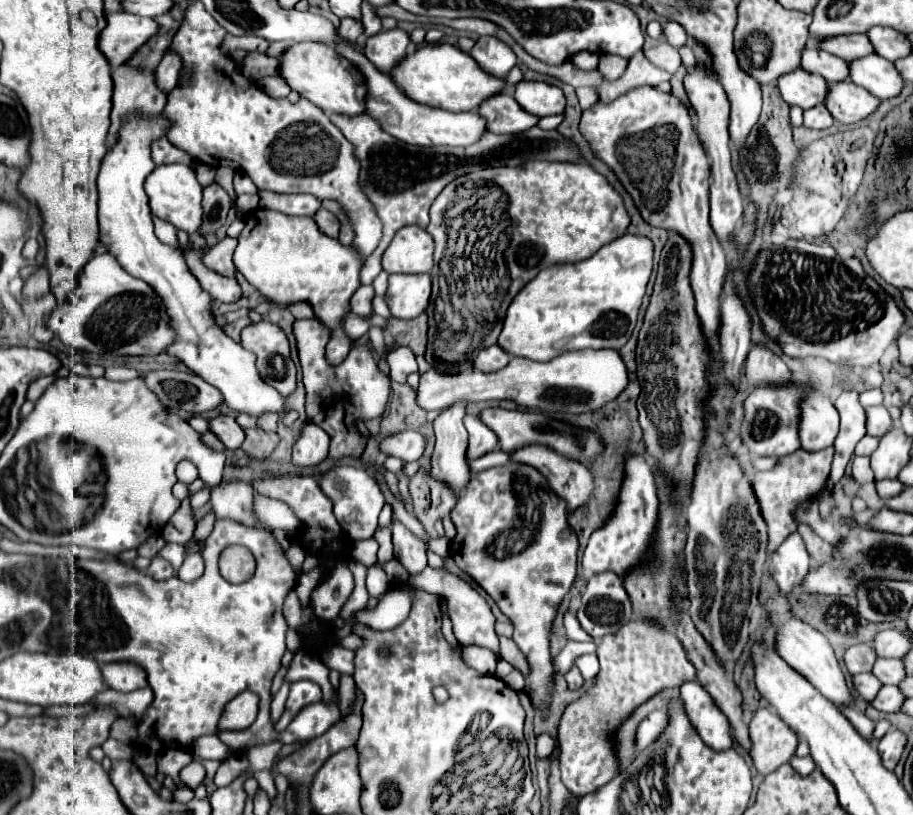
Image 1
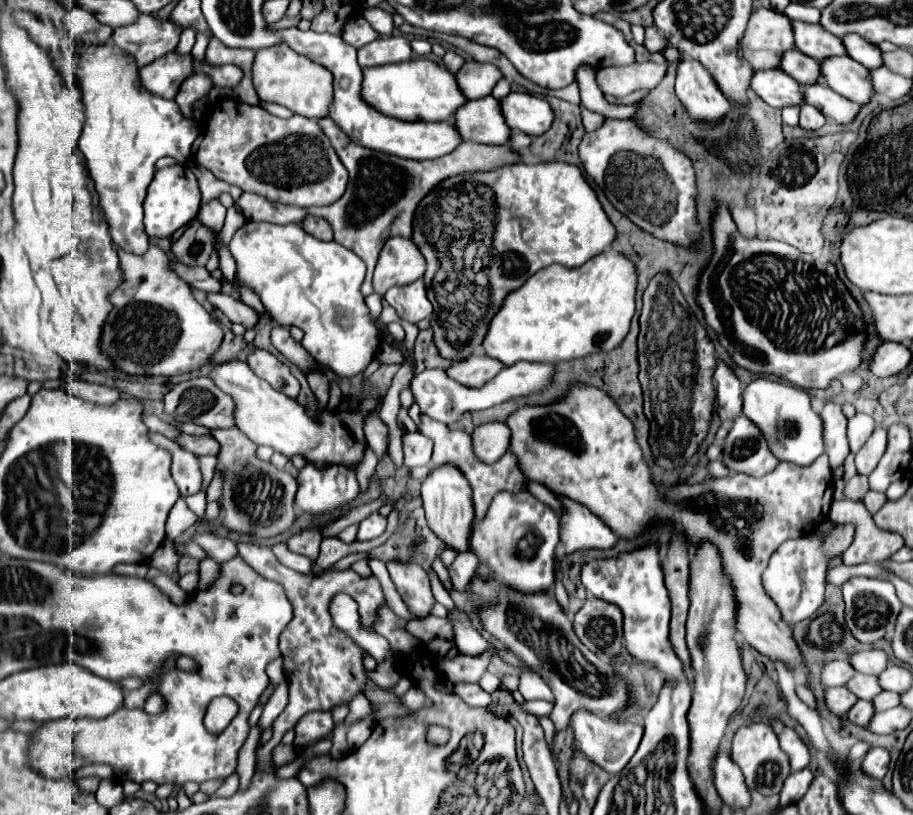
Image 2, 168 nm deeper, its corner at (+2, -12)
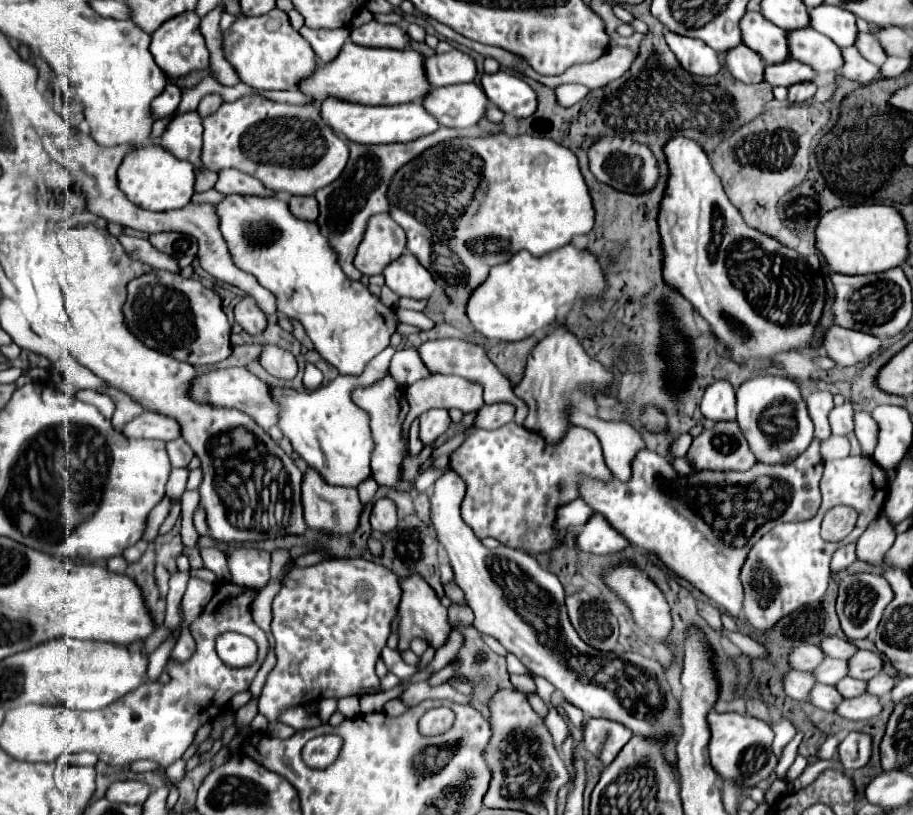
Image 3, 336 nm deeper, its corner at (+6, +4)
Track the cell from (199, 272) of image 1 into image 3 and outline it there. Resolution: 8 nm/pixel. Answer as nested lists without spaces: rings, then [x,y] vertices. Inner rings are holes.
[[[245,296],[235,306],[235,322],[249,334],[259,334],[265,328],[265,314],[259,310],[251,296]]]

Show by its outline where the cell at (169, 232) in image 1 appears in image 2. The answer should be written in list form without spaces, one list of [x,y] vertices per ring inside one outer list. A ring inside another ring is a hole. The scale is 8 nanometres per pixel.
[[[151,246],[143,256],[119,252],[125,282],[111,294],[113,312],[103,326],[103,350],[119,370],[135,376],[187,376],[199,370],[223,342],[221,326],[171,270],[171,256]]]

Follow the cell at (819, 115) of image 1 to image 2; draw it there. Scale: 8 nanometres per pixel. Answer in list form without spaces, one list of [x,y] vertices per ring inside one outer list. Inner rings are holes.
[[[809,104],[801,106],[801,114],[799,114],[799,126],[801,128],[819,130],[823,124],[825,124],[825,116],[817,108],[813,108]]]

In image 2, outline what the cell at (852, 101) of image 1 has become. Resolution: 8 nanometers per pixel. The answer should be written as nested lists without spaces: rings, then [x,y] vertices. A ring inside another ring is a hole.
[[[811,84],[811,86],[807,86],[803,90],[803,98],[805,98],[807,104],[819,108],[825,116],[833,118],[837,124],[851,122],[857,116],[857,112],[859,112],[859,104],[839,96],[837,92],[833,92],[825,84]]]

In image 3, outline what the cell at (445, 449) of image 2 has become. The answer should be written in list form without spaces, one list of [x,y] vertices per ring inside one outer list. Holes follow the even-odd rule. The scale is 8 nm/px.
[[[509,422],[503,428],[497,428],[495,432],[467,426],[463,444],[449,456],[449,466],[467,484],[467,494],[461,506],[461,516],[473,528],[475,536],[479,540],[497,538],[501,544],[507,544],[509,548],[525,548],[529,554],[549,552],[561,544],[563,534],[553,530],[555,508],[559,504],[565,504],[577,498],[577,476],[579,474],[595,476],[601,480],[607,480],[611,476],[603,460],[601,444],[591,430],[575,426],[571,432],[567,432],[567,436],[559,444],[549,446],[539,434],[525,430],[523,426],[517,426],[515,422]]]

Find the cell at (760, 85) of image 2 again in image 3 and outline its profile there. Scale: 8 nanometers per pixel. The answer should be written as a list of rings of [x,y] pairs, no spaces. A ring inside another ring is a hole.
[[[745,44],[739,48],[733,48],[725,56],[725,64],[727,64],[727,70],[737,80],[743,80],[745,84],[763,84],[765,82],[763,60],[759,60],[759,54],[755,50],[745,48]]]

